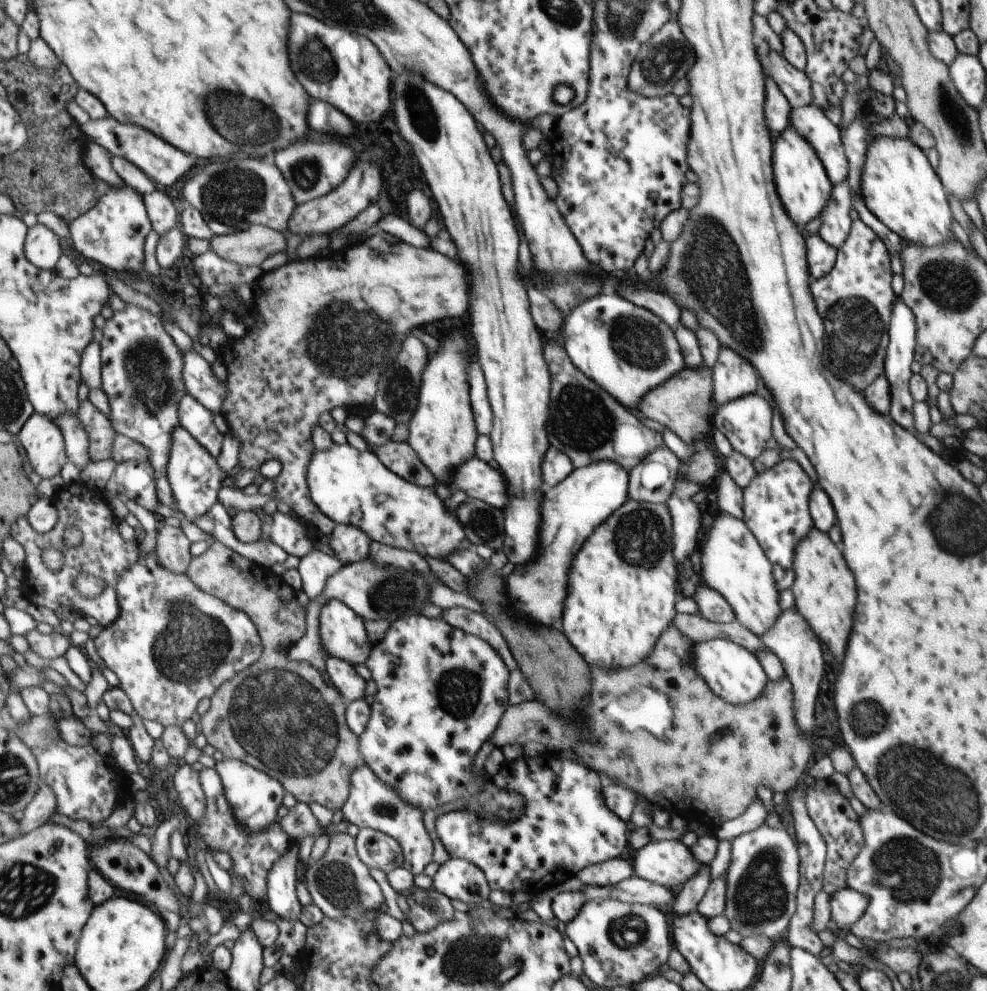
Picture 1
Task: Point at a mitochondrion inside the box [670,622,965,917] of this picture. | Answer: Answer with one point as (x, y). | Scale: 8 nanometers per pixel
(914, 873)

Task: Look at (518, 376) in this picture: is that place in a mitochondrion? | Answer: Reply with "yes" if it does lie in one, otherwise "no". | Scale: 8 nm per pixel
no

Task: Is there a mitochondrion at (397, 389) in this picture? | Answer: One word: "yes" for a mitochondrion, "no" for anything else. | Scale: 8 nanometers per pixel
yes

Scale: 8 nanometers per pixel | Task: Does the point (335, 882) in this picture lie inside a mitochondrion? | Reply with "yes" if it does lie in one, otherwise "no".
yes

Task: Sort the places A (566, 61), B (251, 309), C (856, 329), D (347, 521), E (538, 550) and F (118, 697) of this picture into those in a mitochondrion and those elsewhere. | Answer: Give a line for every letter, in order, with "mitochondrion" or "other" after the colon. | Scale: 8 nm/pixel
A: other
B: other
C: mitochondrion
D: other
E: other
F: other

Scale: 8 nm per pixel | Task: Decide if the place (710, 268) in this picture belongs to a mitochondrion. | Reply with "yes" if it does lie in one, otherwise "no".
yes

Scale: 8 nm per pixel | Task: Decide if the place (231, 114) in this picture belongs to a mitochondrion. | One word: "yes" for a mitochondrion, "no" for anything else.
yes

